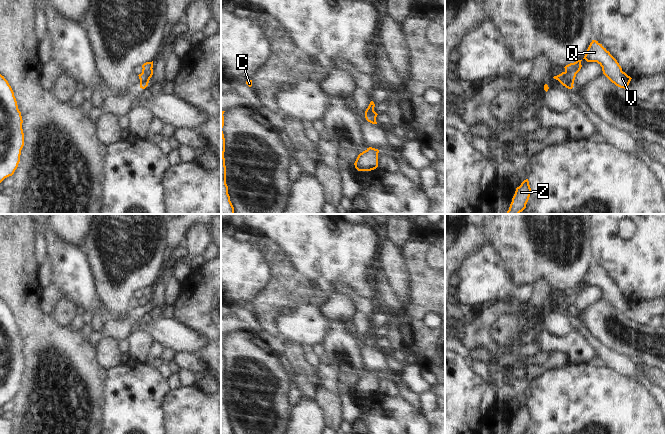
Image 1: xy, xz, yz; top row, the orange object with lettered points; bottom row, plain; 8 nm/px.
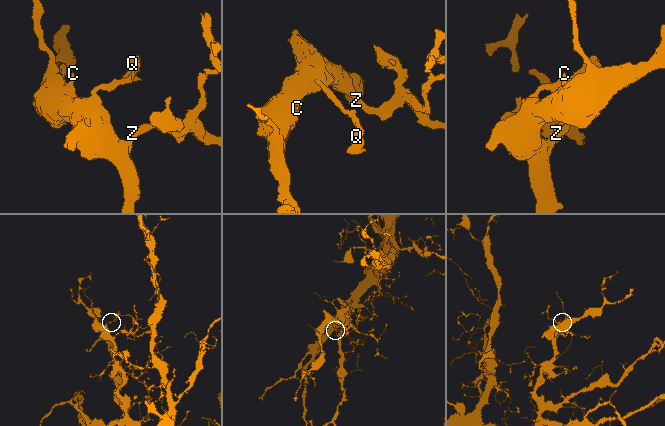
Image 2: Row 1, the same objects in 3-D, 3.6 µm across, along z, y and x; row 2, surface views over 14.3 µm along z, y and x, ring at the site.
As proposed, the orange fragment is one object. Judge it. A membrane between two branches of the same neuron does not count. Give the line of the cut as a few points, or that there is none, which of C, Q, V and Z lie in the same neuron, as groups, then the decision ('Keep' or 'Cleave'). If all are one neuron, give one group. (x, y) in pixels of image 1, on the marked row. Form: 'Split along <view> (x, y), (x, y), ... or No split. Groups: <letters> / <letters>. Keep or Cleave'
No split. Groups: C Q V Z. Keep.

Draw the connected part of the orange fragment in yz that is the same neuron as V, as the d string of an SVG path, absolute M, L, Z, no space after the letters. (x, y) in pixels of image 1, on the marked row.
M596 40L590 43L584 58L587 62L597 62L601 67L603 74L616 86L626 88L631 77L622 71L617 60Z

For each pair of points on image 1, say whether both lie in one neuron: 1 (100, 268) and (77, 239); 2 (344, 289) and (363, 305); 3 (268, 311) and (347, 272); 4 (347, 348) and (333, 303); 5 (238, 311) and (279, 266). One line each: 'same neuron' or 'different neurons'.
1: different neurons
2: same neuron
3: different neurons
4: same neuron
5: different neurons

